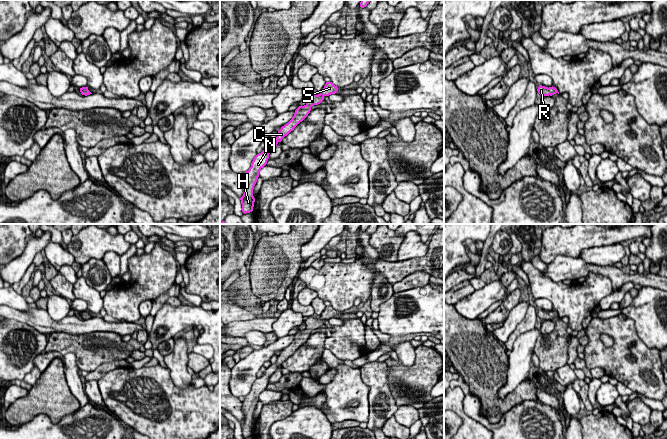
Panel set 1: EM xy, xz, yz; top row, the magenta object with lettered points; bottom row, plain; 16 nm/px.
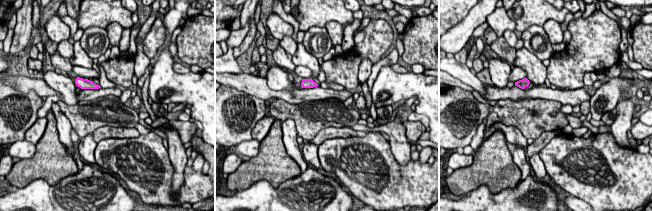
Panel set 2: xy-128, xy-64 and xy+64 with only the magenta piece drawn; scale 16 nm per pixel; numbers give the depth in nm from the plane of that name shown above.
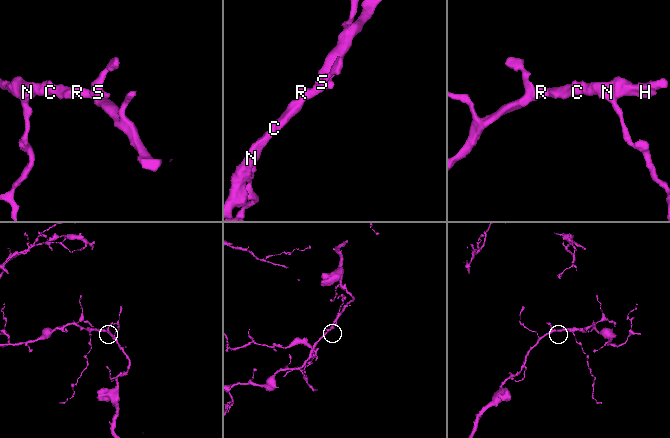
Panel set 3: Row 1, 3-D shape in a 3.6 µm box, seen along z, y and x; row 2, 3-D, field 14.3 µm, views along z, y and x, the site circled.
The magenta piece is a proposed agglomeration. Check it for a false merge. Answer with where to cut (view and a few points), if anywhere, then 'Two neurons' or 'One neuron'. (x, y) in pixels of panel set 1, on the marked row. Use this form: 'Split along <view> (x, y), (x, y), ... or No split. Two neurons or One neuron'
No split. One neuron

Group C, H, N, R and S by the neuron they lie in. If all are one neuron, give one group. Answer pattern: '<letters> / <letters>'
C H N R S

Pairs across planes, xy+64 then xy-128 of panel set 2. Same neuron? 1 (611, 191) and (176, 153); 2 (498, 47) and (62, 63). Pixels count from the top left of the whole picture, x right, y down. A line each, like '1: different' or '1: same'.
1: different
2: same

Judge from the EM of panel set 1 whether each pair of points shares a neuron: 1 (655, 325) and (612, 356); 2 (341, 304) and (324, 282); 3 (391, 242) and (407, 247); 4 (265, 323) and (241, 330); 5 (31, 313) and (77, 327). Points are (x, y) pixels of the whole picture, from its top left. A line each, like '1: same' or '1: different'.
1: different
2: same
3: different
4: same
5: same

